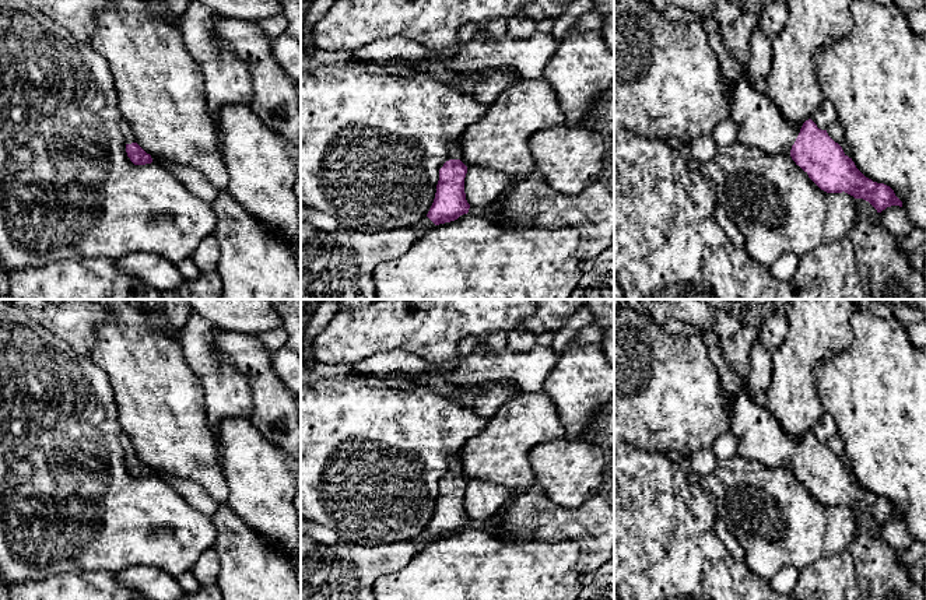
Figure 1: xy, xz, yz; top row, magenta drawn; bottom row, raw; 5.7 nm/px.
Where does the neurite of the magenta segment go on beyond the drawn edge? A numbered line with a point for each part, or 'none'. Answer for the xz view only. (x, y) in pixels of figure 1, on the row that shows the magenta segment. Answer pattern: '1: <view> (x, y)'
1: xz (455, 153)

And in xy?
1: xy (126, 129)

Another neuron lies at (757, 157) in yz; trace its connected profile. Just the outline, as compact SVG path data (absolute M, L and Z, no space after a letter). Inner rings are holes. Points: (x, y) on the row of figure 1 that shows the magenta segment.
M737 141L718 147L716 155L699 164L698 171L713 182L718 204L744 236L746 252L767 267L785 253L800 257L821 245L845 239L856 222L855 197L821 190L790 154L771 155Z

